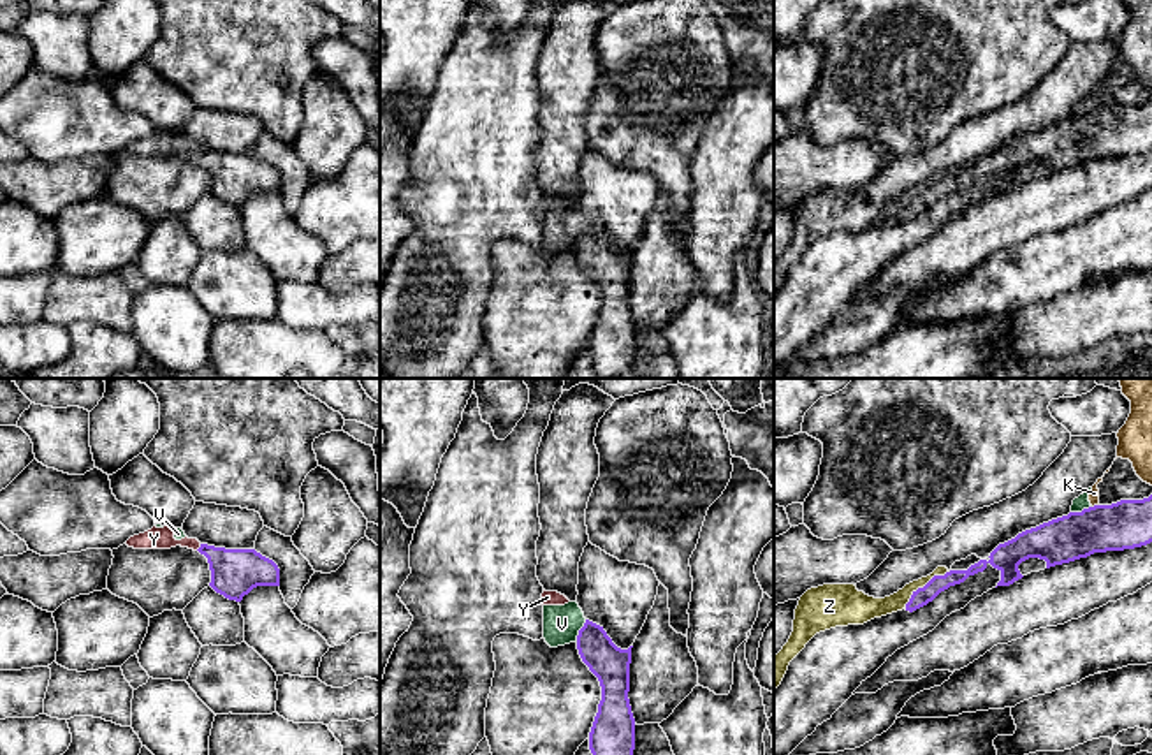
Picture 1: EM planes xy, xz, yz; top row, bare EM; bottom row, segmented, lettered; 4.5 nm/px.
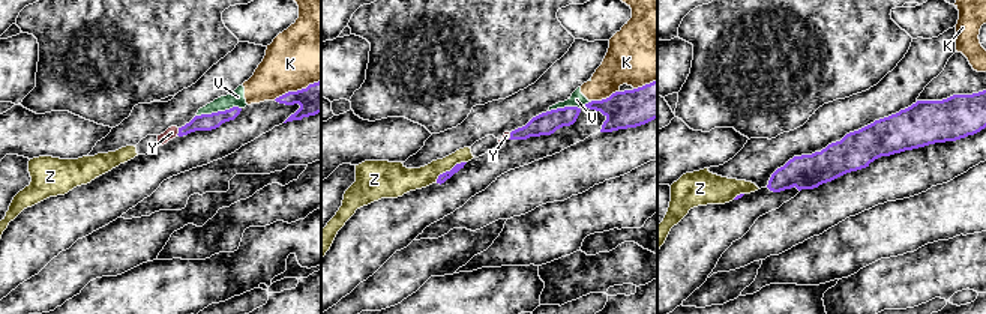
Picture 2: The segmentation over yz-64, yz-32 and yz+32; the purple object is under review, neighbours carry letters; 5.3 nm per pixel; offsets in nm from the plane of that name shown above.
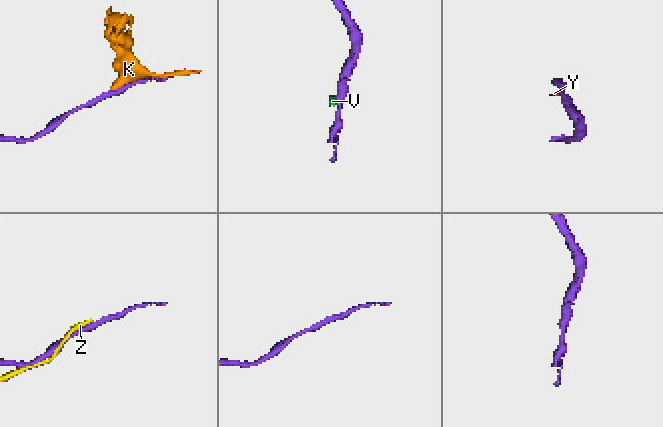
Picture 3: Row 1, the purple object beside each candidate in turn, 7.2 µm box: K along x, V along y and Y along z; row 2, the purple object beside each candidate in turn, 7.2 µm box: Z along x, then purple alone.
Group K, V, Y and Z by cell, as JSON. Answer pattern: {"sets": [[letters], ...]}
{"sets": [["K", "V", "Y", "Z"]]}

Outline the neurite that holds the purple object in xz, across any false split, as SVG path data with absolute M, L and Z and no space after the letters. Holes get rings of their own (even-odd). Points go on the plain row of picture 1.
M589 225L577 241L579 260L602 292L602 306L589 338L589 356L598 378L631 375L635 356L635 324L628 304L631 253L617 253L603 232Z

